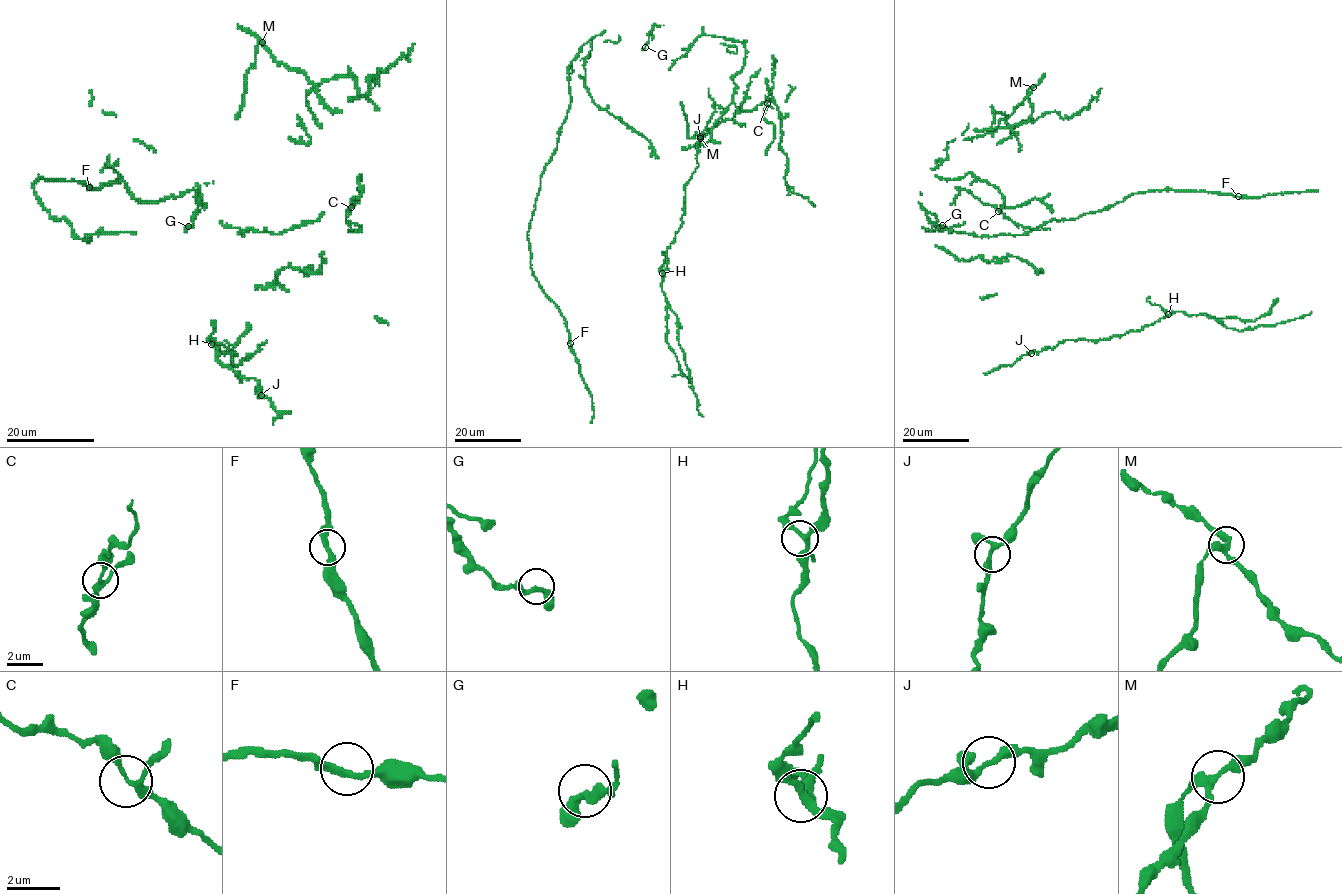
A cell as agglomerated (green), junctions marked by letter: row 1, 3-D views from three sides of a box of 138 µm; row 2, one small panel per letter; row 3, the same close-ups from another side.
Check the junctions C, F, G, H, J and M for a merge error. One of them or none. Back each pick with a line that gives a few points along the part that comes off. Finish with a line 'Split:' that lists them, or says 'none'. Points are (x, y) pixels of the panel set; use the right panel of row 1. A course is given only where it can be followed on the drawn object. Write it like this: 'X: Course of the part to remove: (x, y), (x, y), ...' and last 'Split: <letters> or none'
Split: none

